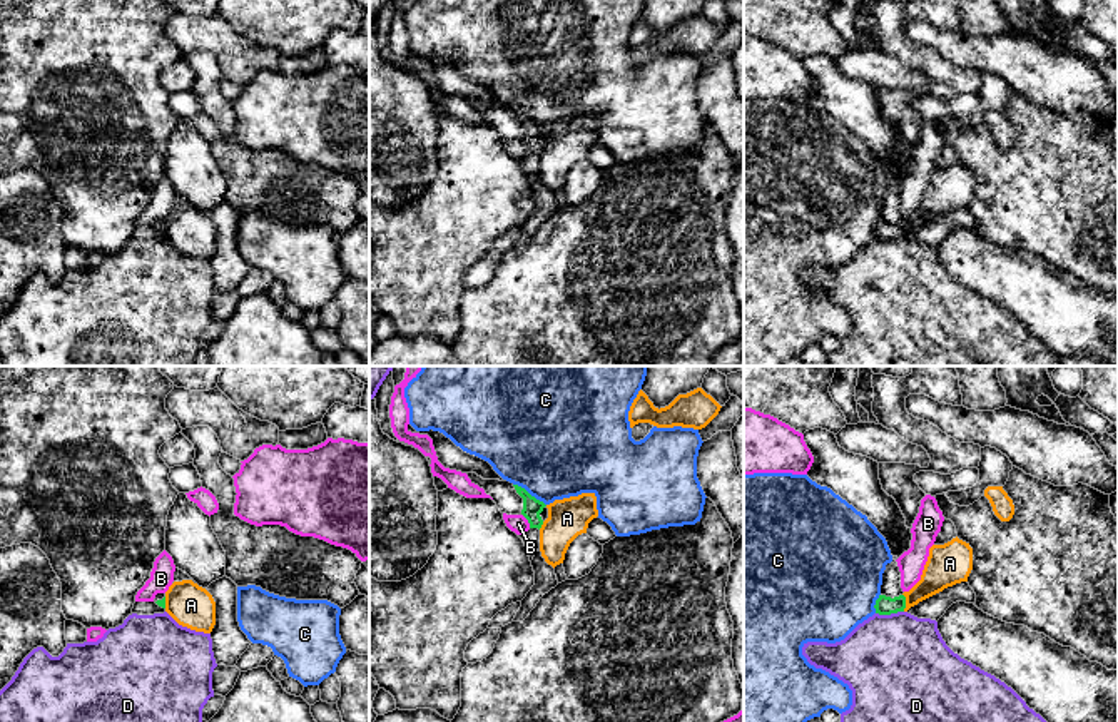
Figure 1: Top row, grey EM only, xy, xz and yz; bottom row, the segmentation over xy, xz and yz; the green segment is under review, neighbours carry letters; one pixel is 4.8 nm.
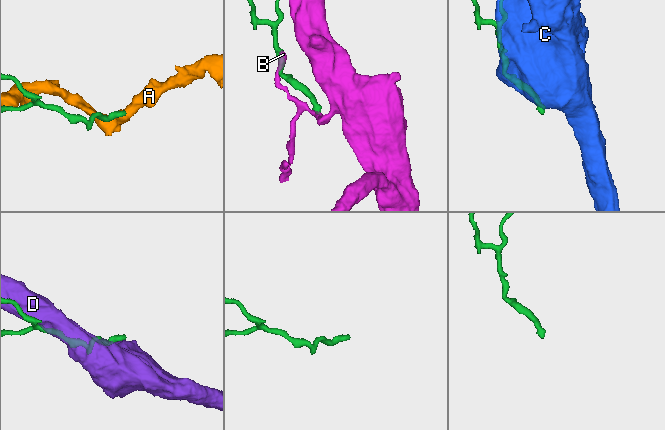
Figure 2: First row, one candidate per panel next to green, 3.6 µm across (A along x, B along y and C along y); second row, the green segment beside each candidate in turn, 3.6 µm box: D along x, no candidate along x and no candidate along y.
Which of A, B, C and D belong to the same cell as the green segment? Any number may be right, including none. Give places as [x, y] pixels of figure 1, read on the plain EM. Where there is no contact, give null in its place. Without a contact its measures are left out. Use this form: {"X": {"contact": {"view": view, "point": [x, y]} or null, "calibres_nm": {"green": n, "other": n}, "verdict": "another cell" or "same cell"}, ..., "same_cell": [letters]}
{"A": {"contact": {"view": "yz", "point": [904, 228]}, "calibres_nm": {"green": 100, "other": 180}, "verdict": "another cell"}, "B": {"contact": {"view": "xz", "point": [527, 144]}, "calibres_nm": {"green": 90, "other": 90}, "verdict": "another cell"}, "C": {"contact": {"view": "xz", "point": [528, 119]}, "calibres_nm": {"green": 90, "other": 480}, "verdict": "another cell"}, "D": {"contact": {"view": "yz", "point": [889, 239]}, "calibres_nm": {"green": 100, "other": 480}, "verdict": "another cell"}, "same_cell": []}

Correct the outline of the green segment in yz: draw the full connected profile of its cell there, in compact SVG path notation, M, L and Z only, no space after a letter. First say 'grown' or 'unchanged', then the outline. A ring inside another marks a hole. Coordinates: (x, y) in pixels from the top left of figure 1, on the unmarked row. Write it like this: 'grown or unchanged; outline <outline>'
unchanged; outline M879 221L874 234L876 234L876 239L879 239L879 241L891 241L891 239L904 237L906 222L899 221L899 222L891 224L886 221Z

